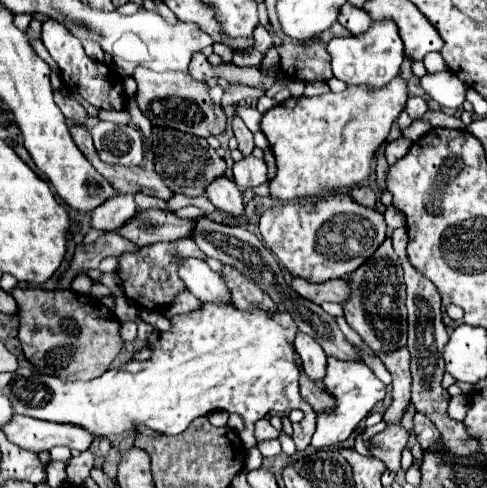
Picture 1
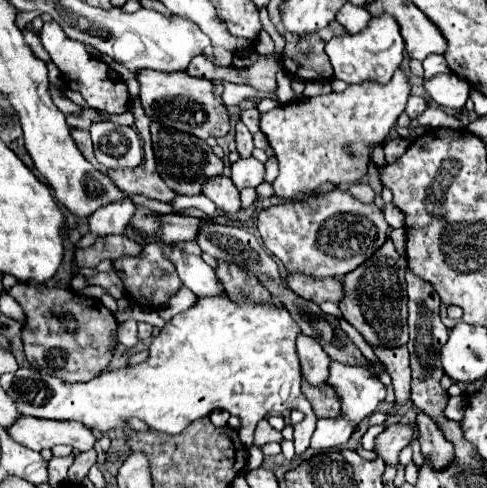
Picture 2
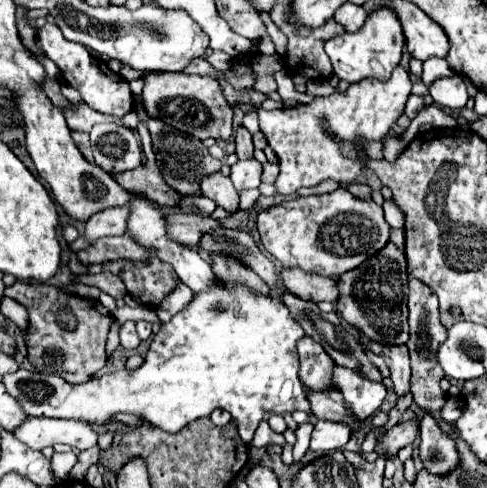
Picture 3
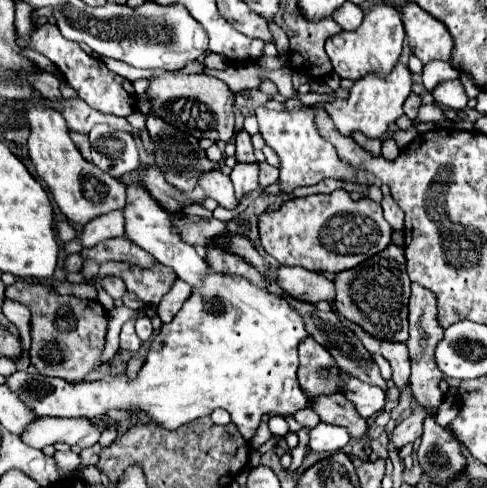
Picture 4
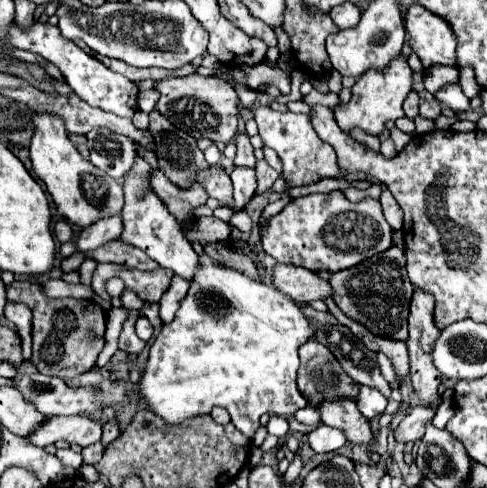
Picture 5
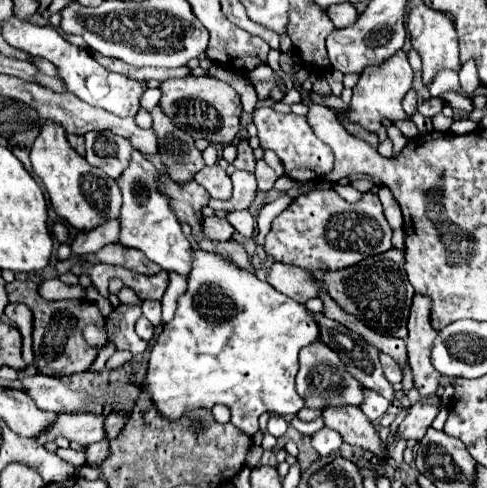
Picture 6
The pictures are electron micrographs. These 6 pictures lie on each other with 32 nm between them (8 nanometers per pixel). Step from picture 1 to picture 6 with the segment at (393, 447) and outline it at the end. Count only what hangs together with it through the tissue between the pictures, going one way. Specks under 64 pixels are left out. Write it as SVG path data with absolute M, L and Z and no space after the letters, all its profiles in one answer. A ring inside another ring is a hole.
M416 402L410 406L408 410L408 416L404 418L404 422L398 426L398 436L410 440L410 438L416 438L416 440L422 440L424 432L432 426L434 418L438 416L440 412L440 404L438 402Z

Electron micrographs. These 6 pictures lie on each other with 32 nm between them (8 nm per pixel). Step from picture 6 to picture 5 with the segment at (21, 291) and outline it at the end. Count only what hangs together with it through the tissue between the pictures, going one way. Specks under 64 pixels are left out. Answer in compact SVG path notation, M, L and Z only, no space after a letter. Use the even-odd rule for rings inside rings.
M14 280L6 286L10 302L26 304L34 318L32 318L32 364L38 372L46 376L60 376L60 378L74 378L86 370L92 370L96 364L98 354L104 348L104 340L90 340L88 330L92 328L98 336L106 330L106 314L94 300L76 300L76 298L46 298L42 288L36 282L28 280Z

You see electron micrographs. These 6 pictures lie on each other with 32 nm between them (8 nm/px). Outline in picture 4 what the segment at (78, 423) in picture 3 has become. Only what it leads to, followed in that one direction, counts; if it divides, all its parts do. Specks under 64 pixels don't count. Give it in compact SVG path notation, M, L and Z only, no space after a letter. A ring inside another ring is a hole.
M40 418L32 422L22 434L22 440L32 448L44 448L56 442L88 448L94 446L98 438L100 438L98 424L80 418Z

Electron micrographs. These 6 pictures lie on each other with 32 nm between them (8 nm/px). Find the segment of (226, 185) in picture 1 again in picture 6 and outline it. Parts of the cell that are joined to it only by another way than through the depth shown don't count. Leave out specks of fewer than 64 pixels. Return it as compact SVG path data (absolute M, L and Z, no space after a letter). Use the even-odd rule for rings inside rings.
M206 166L200 172L196 172L194 180L204 186L208 190L208 194L212 198L220 198L220 200L228 200L232 196L232 182L230 176L218 166Z

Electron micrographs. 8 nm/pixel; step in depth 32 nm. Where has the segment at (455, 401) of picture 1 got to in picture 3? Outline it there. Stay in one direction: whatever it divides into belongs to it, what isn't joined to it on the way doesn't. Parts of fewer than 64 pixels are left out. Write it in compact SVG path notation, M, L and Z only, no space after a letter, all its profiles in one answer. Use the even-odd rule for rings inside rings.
M448 398L444 410L440 412L440 418L444 422L456 422L460 418L460 414L462 414L462 410L460 410L460 398Z

